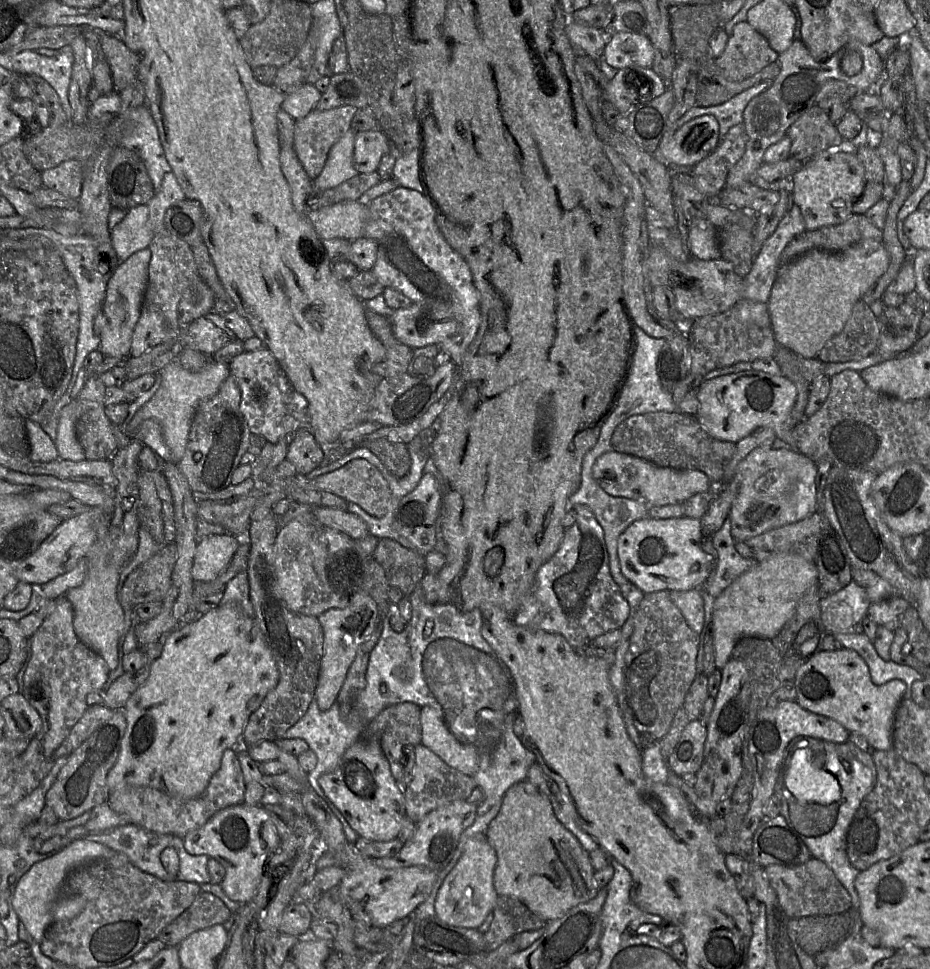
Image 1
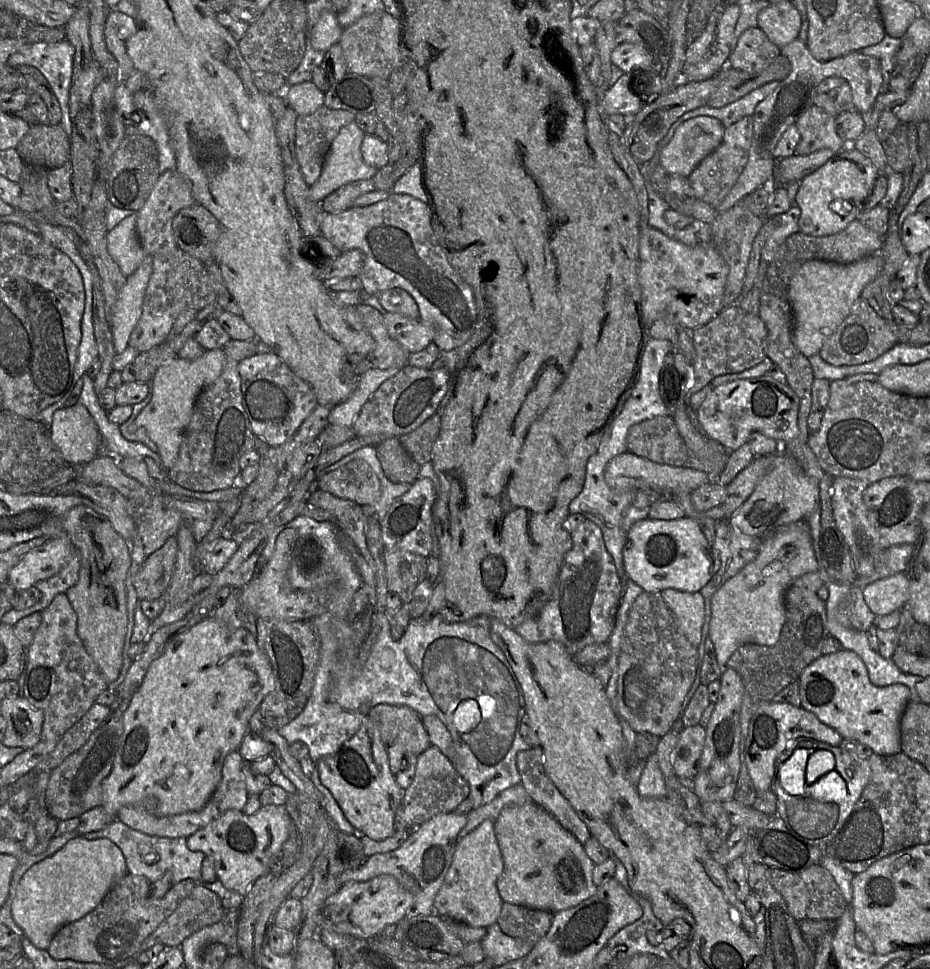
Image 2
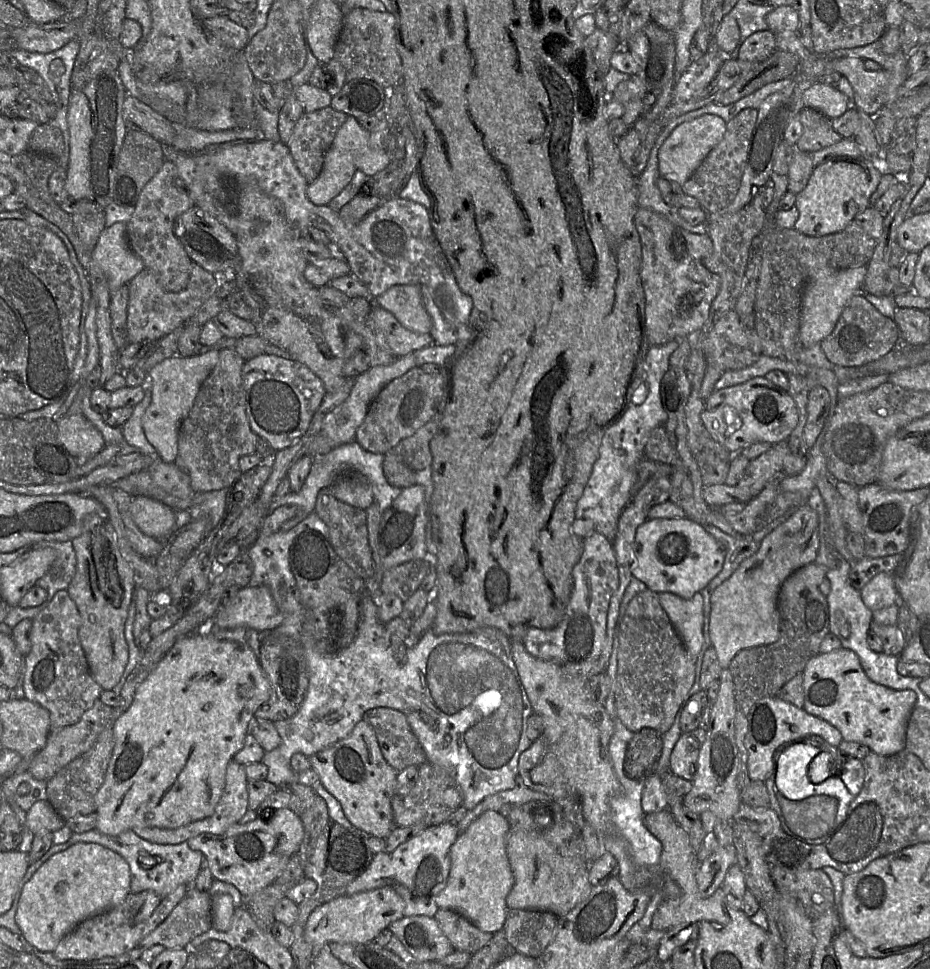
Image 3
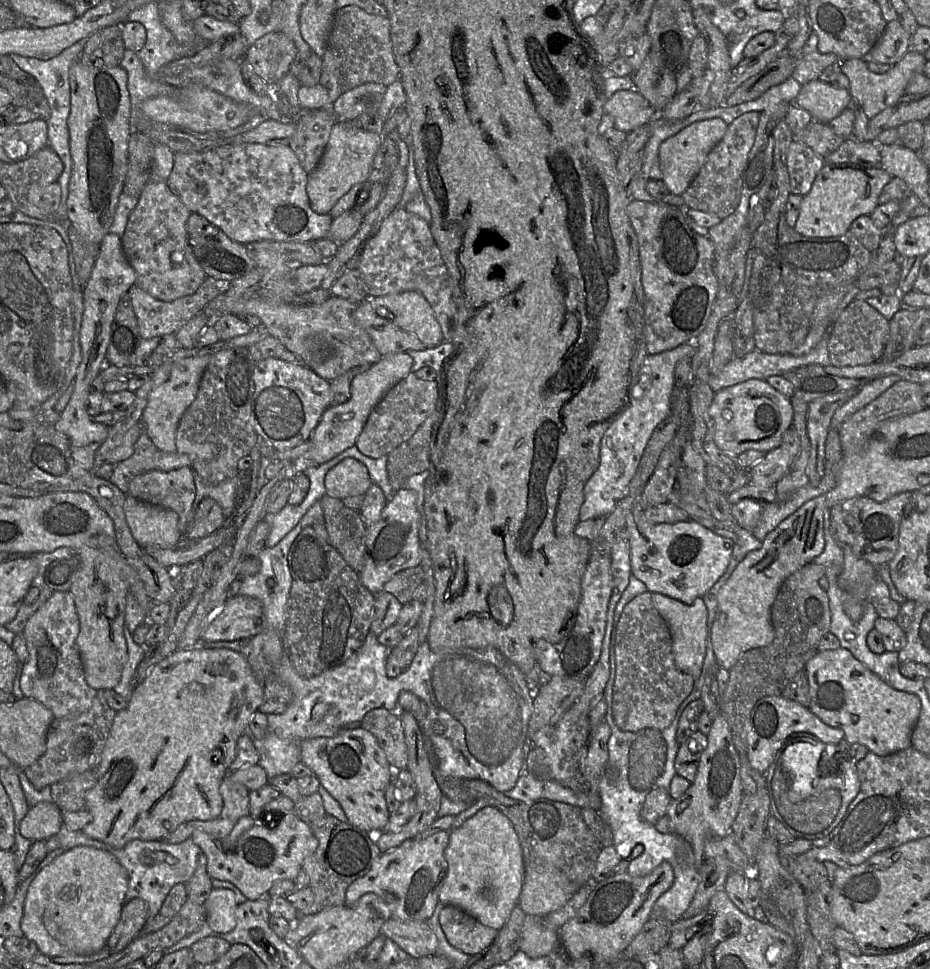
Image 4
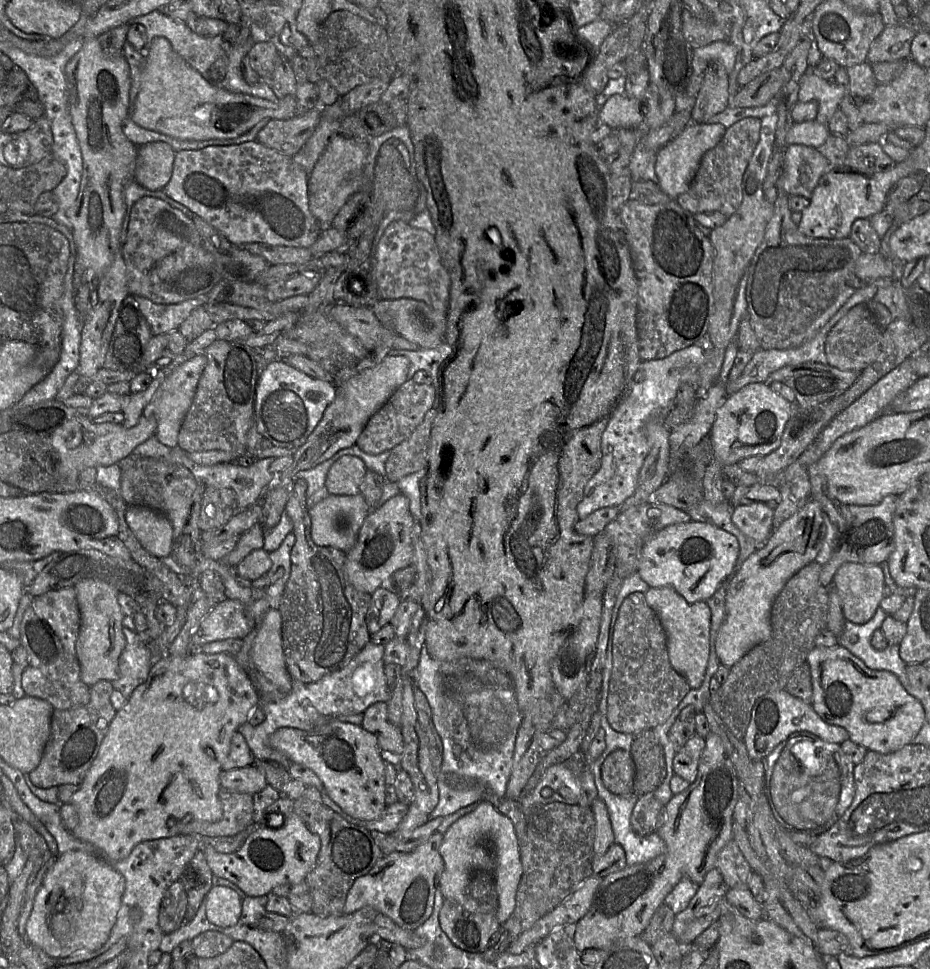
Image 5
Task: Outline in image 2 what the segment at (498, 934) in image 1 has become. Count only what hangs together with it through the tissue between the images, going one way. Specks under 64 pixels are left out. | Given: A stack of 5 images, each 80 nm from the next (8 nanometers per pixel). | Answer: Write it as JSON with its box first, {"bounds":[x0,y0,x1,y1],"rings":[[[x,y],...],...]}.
{"bounds":[496,902,553,944],"rings":[[[504,902],[496,923],[505,935],[536,944],[549,931],[553,918],[549,911]]]}

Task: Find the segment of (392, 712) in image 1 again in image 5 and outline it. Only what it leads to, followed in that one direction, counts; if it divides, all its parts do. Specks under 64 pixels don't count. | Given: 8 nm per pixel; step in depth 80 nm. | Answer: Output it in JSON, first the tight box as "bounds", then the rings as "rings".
{"bounds":[361,702,404,760],"rings":[[[386,702],[370,705],[363,713],[361,727],[376,737],[378,746],[385,756],[396,760],[403,753],[404,741],[401,727],[393,725],[388,720],[387,713]]]}

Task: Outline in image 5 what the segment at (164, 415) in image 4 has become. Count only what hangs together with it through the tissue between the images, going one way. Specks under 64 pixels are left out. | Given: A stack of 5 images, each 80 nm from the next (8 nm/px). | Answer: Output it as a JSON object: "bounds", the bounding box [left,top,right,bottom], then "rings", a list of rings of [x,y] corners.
{"bounds":[142,353,206,448],"rings":[[[200,353],[190,359],[181,359],[169,373],[154,372],[153,380],[159,379],[160,386],[145,407],[142,416],[155,418],[157,422],[155,437],[170,448],[178,446],[178,435],[181,425],[193,402],[198,382],[206,364],[206,355]]]}

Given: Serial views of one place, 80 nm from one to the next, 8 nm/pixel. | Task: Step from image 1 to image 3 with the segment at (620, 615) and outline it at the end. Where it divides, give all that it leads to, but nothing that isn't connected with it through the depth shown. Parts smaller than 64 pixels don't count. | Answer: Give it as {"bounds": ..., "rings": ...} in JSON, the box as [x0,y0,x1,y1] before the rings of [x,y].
{"bounds":[524,531,619,667],"rings":[[[595,531],[583,539],[583,554],[573,569],[574,587],[564,618],[553,629],[531,628],[524,645],[534,657],[561,667],[600,658],[606,642],[608,610],[619,586],[619,571],[613,545]]]}

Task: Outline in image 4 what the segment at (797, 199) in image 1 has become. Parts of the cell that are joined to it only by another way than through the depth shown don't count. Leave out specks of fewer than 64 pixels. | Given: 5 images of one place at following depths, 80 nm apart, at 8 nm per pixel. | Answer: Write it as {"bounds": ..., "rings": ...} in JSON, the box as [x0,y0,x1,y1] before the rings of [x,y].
{"bounds":[795,164,892,238],"rings":[[[825,164],[818,172],[809,193],[802,198],[795,231],[809,238],[828,238],[845,234],[857,217],[870,215],[875,210],[883,188],[892,178],[892,175],[880,167]]]}

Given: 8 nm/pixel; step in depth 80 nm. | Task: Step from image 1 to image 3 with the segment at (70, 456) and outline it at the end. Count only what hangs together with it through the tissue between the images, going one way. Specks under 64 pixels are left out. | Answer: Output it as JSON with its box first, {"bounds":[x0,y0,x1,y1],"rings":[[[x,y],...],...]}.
{"bounds":[55,414,105,465],"rings":[[[82,414],[55,419],[58,439],[78,465],[98,454],[105,446],[101,432]]]}

